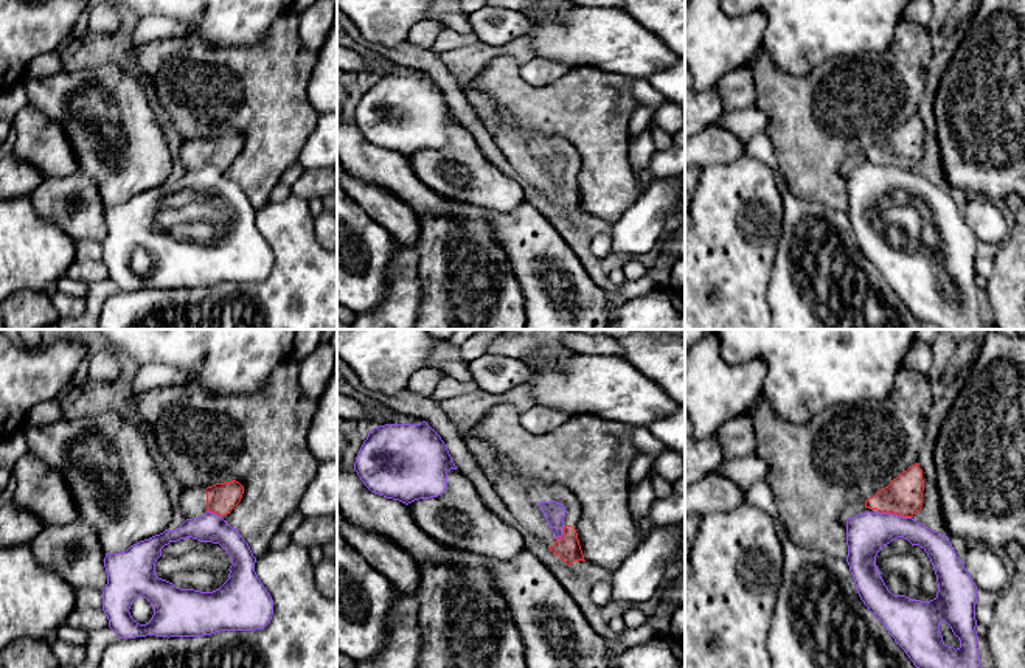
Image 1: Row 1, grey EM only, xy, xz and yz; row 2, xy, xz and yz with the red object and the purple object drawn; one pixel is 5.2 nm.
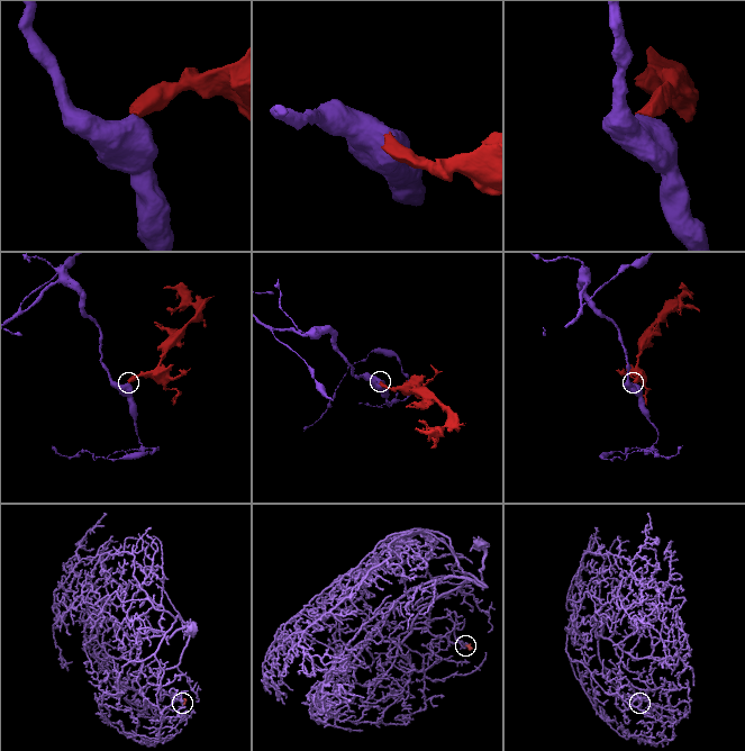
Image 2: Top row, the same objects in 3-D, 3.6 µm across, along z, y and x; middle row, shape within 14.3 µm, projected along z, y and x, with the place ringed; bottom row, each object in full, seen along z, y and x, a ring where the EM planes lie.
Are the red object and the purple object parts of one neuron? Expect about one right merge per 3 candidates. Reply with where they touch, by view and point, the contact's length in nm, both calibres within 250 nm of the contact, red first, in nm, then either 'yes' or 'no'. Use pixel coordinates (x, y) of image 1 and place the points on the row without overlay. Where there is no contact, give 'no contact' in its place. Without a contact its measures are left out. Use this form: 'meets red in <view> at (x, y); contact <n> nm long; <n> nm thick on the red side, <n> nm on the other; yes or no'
meets red in yz at (896, 165); contact 160 nm long; 190 nm thick on the red side, 220 nm on the other; no

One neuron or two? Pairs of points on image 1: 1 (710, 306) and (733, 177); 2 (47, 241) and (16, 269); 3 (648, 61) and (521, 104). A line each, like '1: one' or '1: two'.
1: one
2: one
3: two

